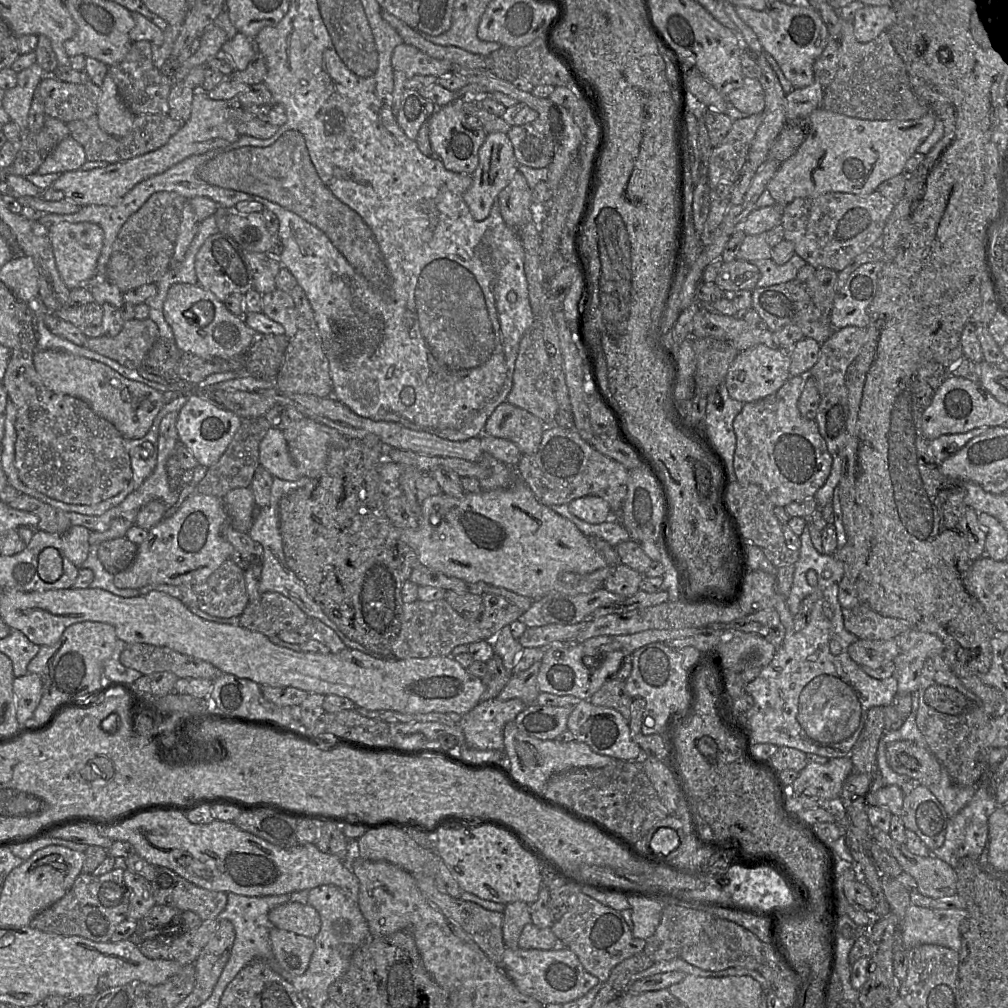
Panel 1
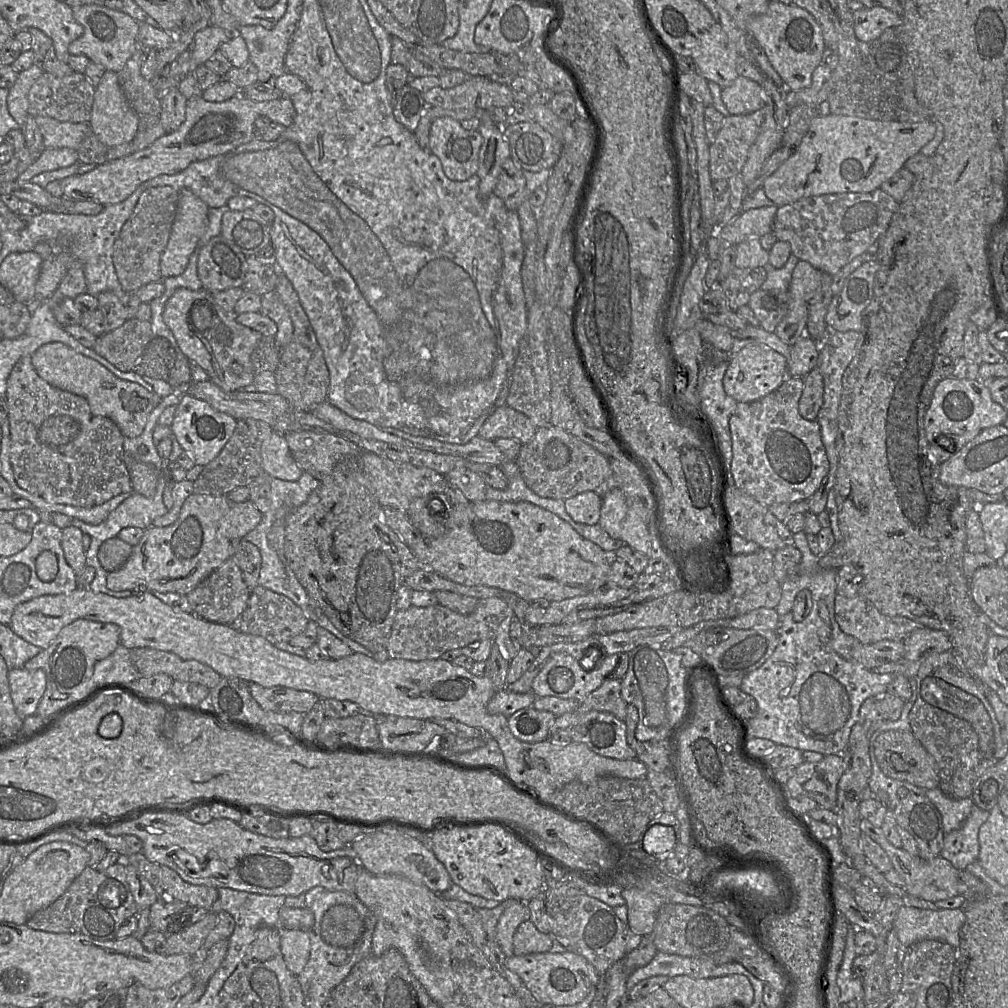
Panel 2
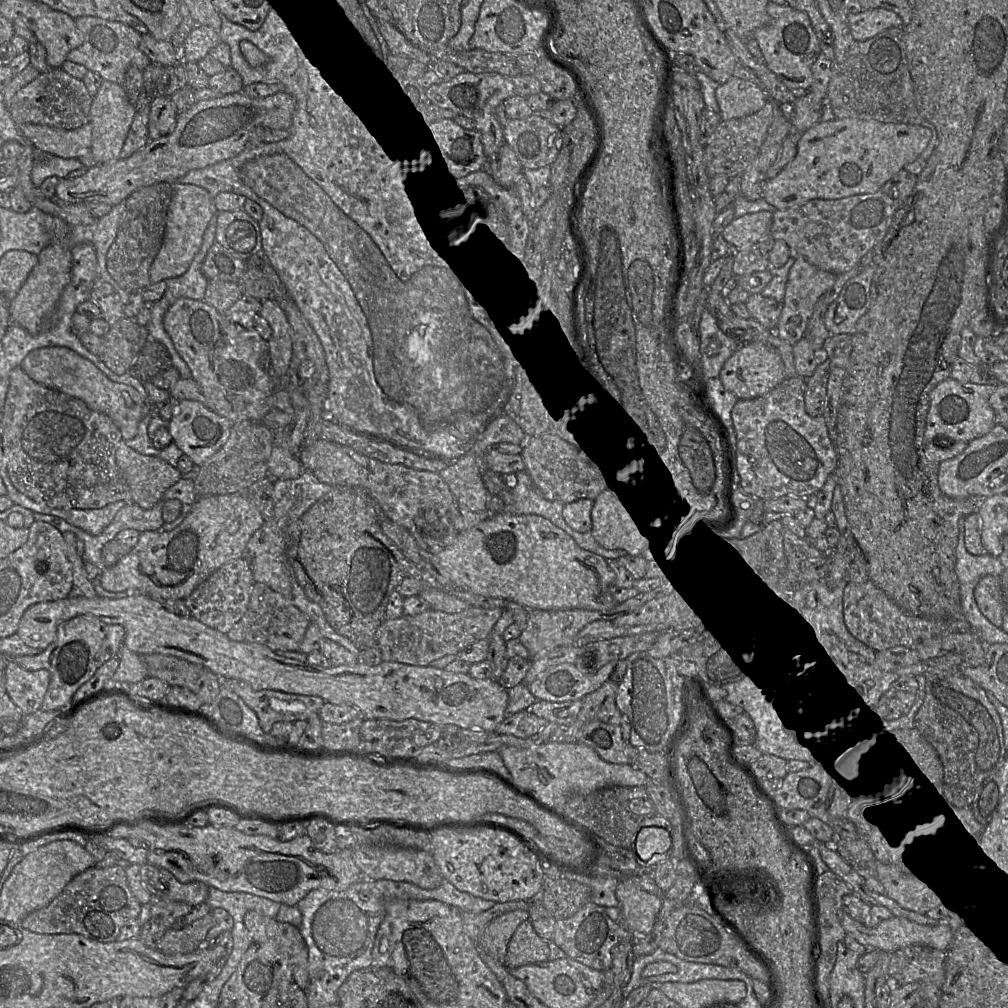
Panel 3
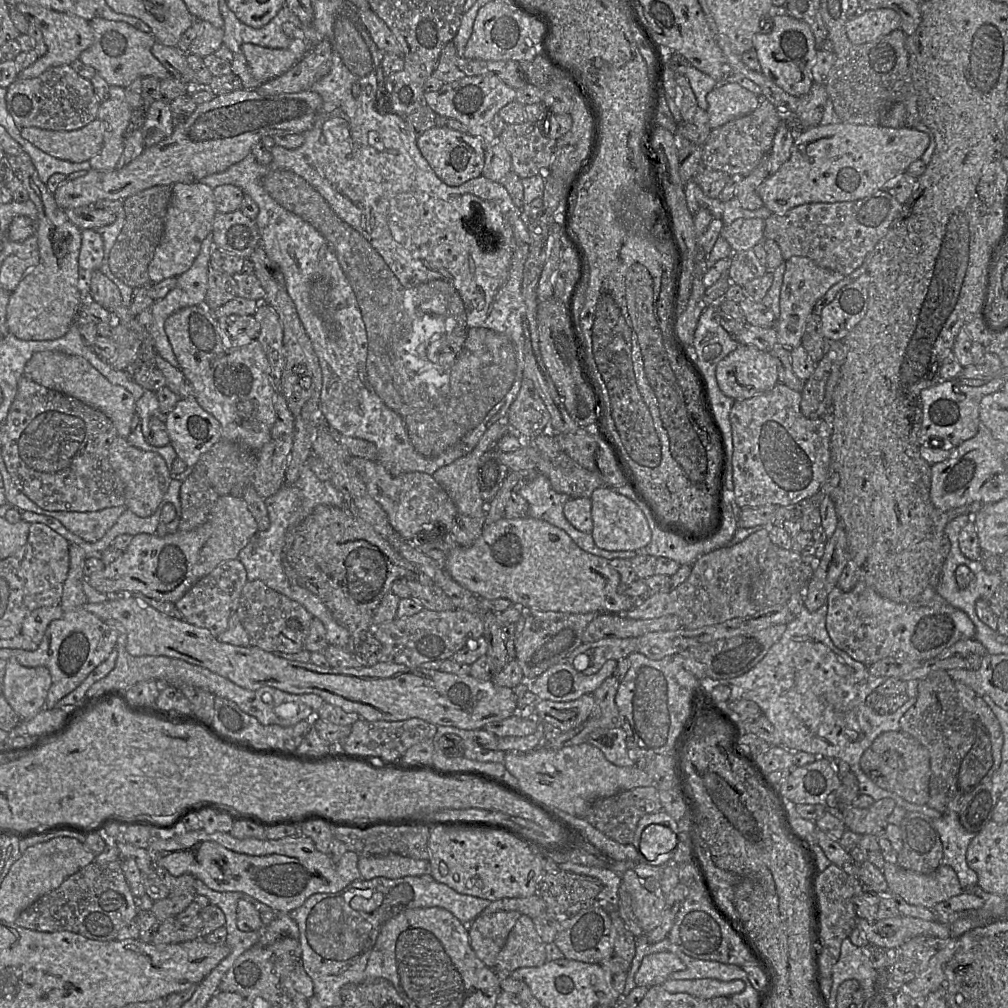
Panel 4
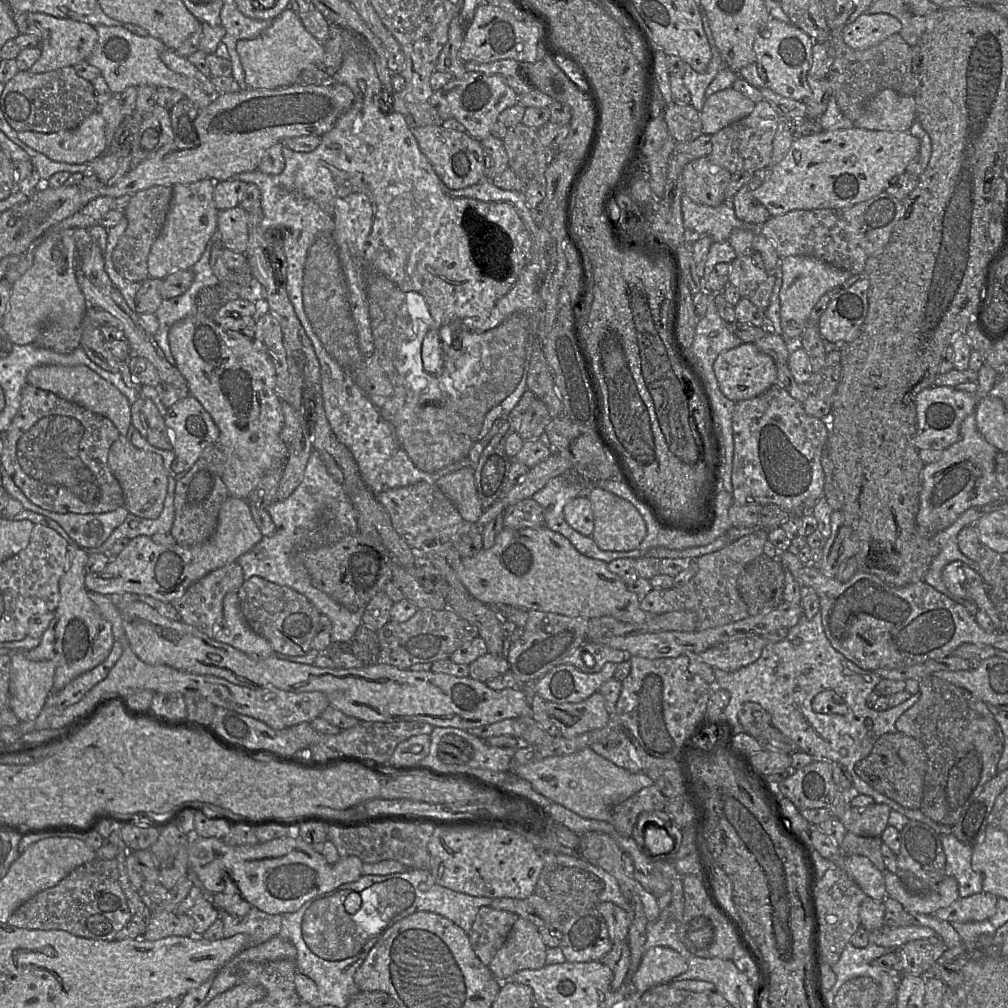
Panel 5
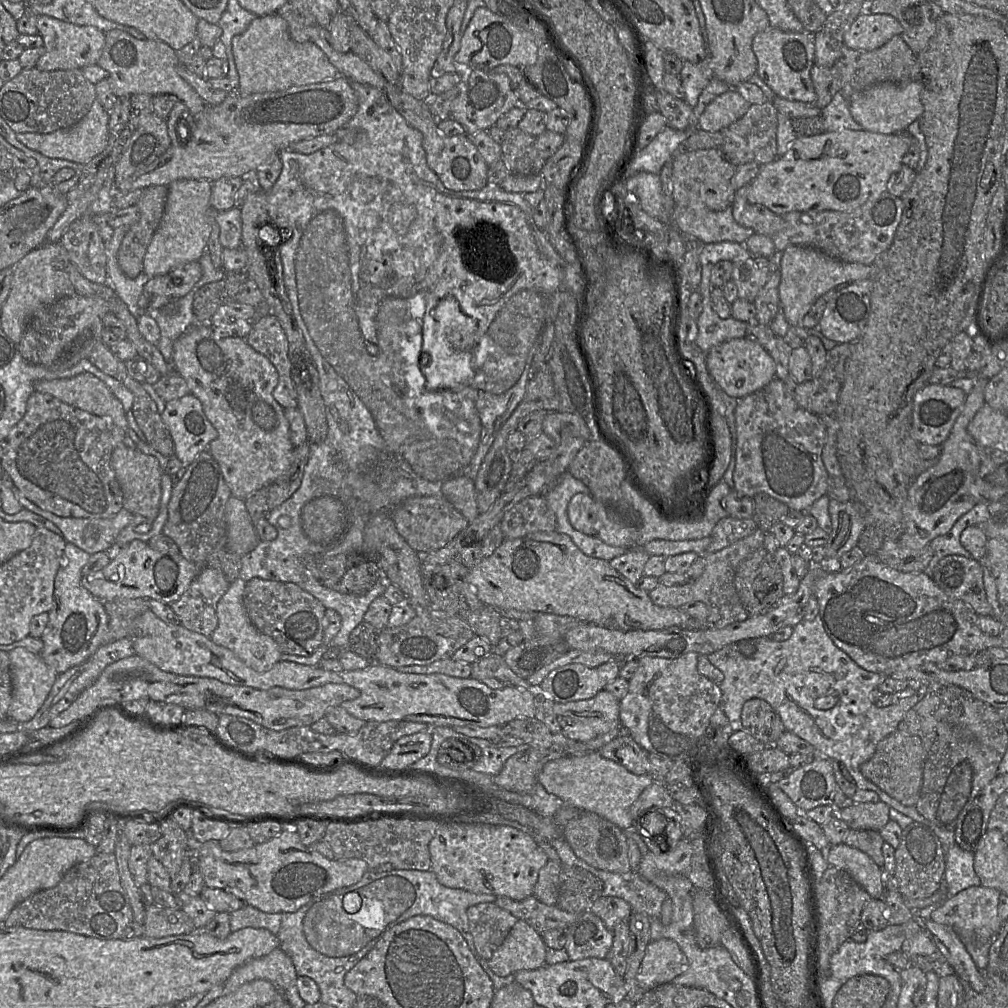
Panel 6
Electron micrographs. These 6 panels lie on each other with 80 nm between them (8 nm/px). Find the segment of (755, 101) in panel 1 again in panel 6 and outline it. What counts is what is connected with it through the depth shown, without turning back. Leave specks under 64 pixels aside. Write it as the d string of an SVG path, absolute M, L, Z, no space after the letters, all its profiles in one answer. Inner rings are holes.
M729 89L705 107L698 119L698 128L708 132L721 131L744 116L750 105L735 89Z

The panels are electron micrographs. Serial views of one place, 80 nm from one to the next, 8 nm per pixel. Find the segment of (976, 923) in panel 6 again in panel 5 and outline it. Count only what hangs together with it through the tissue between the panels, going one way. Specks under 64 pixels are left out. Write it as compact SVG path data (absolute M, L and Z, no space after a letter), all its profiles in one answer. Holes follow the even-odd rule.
M985 892L960 897L945 908L938 909L934 916L947 922L981 922L989 920L996 912L997 898Z

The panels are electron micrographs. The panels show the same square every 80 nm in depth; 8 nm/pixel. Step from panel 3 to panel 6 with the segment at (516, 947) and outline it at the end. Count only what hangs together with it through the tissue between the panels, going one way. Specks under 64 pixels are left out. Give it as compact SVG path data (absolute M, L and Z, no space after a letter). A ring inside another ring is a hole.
M517 920L487 964L495 975L506 977L521 970L535 970L546 965L546 952L541 935L525 921Z

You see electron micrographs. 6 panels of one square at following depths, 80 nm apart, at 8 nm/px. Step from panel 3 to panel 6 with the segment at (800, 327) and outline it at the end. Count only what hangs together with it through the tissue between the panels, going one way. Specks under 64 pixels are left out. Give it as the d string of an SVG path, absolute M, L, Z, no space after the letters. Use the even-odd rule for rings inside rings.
M790 245L783 251L780 273L779 299L781 310L788 324L797 327L815 301L832 288L842 283L852 283L858 280L871 279L872 281L873 264L844 262L833 259L810 247Z

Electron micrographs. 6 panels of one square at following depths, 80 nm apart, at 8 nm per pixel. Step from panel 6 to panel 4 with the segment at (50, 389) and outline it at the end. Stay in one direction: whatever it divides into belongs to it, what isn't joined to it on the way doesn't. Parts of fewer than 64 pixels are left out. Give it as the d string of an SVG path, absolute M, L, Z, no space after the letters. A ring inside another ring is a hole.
M56 351L36 352L27 361L23 375L39 385L74 397L103 412L113 422L118 436L129 436L135 415L135 398L124 387L110 383L83 357Z

